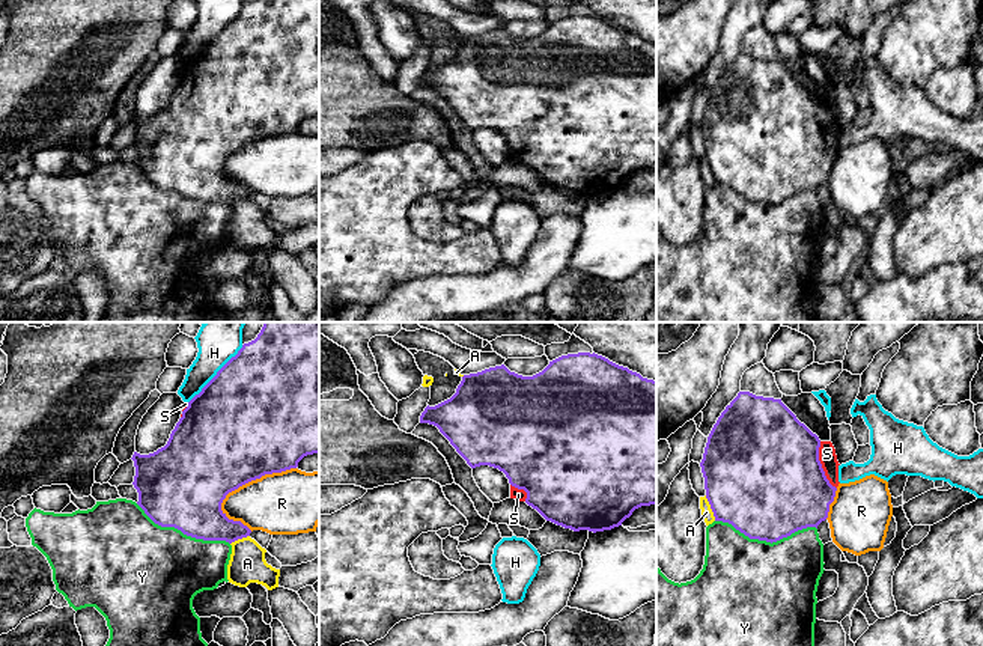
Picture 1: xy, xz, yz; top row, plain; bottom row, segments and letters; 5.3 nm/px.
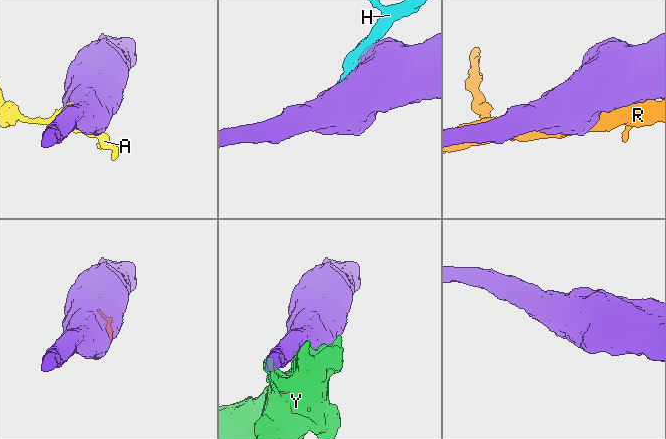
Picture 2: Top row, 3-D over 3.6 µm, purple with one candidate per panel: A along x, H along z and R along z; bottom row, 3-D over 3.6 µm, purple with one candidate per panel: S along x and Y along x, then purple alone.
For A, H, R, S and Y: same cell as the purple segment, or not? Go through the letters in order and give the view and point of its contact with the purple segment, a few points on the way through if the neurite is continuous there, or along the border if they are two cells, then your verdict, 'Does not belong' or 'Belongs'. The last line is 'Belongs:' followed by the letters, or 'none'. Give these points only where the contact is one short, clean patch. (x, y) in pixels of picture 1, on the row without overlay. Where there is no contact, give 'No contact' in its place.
A: Touches purple at yz (711, 170). Does not belong
H: Touches purple at xy (217, 36). Does not belong
R: Touches purple at xy (252, 142). Does not belong
S: Touches purple at yz (821, 128). Belongs
Y: Touches purple at yz (766, 204). Does not belong
Belongs: S

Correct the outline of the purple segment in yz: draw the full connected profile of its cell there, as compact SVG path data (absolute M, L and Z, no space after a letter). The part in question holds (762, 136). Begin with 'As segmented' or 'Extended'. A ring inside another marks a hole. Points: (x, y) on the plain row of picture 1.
Extended. M739 54L714 87L700 125L706 161L715 184L732 187L750 202L777 205L792 196L816 190L828 181L838 149L838 123L831 104L820 104L781 62Z

